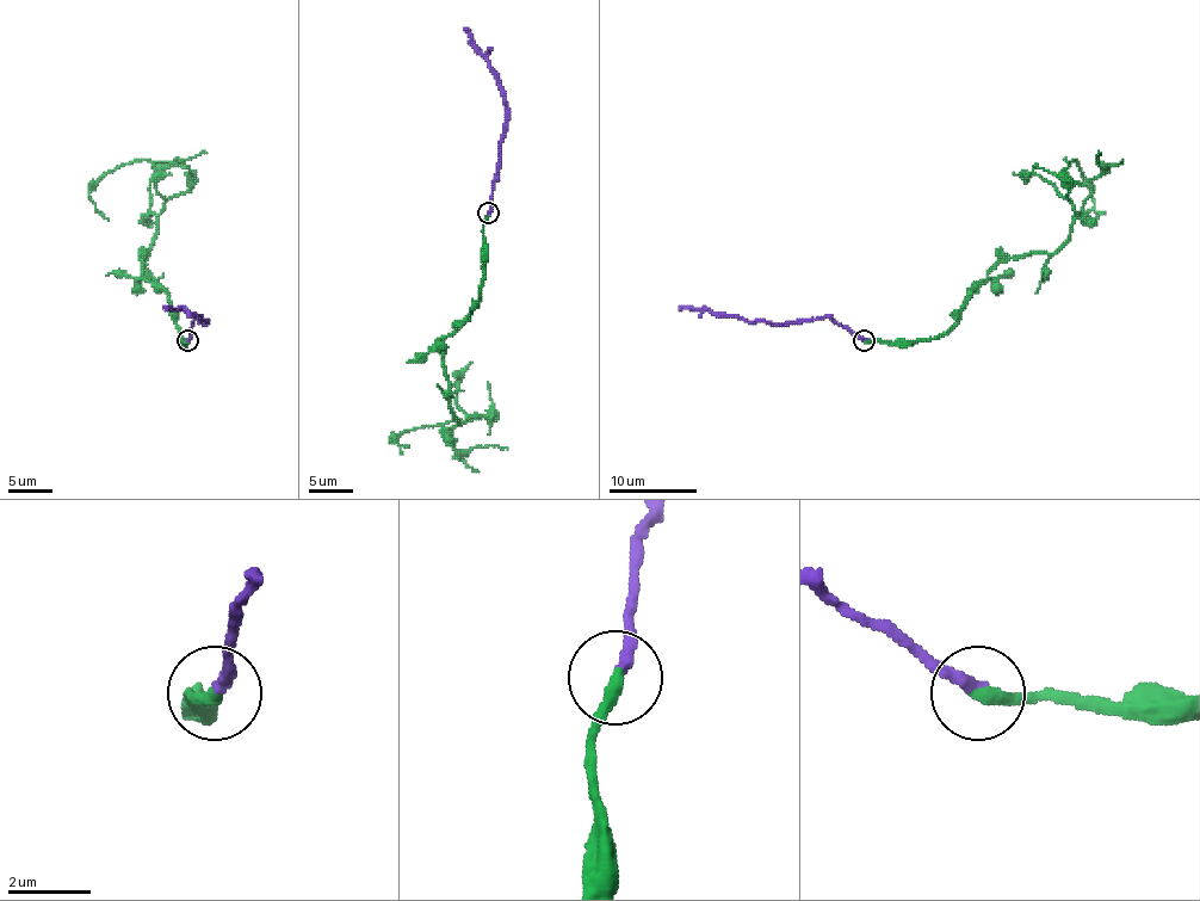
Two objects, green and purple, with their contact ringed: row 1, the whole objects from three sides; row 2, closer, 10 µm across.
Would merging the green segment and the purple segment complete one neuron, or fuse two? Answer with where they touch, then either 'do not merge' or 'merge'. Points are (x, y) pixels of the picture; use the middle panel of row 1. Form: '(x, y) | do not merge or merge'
(488, 213) | merge

